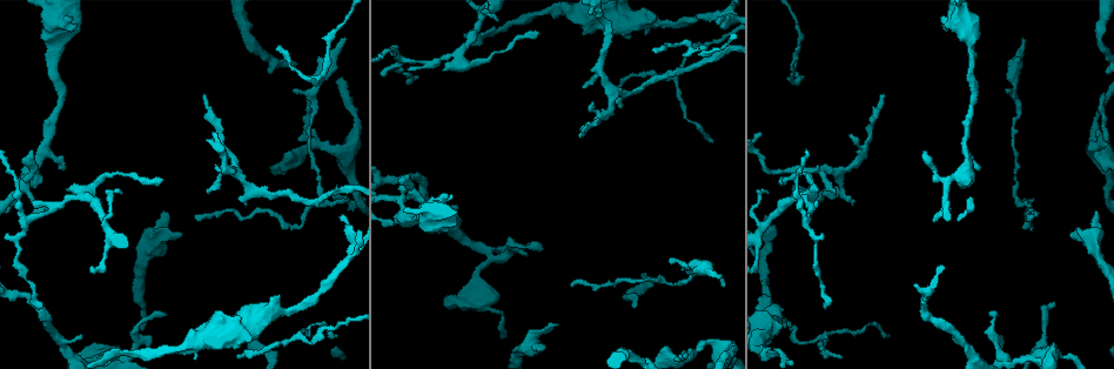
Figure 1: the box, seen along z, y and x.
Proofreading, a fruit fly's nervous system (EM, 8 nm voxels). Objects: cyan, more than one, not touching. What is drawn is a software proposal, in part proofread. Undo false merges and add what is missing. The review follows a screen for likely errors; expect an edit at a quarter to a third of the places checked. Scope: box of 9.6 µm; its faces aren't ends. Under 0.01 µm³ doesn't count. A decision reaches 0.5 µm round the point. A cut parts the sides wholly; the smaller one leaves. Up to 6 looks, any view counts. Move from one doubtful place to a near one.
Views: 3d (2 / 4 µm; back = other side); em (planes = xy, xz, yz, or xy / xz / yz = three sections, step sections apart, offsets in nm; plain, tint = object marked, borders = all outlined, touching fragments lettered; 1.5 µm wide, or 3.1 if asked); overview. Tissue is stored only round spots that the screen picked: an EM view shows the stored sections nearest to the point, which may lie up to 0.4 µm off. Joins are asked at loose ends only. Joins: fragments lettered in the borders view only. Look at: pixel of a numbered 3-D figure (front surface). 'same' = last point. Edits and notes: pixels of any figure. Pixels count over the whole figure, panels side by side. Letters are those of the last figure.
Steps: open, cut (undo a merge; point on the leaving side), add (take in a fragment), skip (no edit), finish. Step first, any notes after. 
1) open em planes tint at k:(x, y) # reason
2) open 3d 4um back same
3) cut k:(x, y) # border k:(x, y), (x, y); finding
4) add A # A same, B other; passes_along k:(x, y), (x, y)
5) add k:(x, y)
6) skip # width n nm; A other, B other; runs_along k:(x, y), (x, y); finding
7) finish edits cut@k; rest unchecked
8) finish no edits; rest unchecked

open em planes borders at 1:(302, 336) # abrupt turn

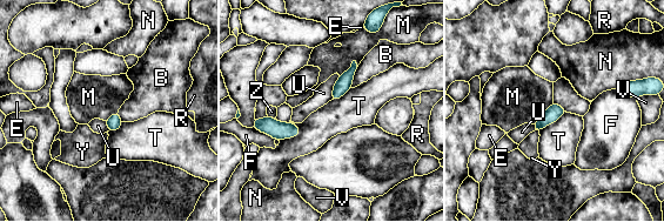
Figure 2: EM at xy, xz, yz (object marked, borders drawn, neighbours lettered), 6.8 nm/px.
skip # B other, E other, F other, M other, N other, R other, T other, U other, V other, Y other, Z other; border 2:(554, 102), (558, 103), (567, 112); all the same neuron

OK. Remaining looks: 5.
open 3d 4um at 1:(149, 339) # thin end

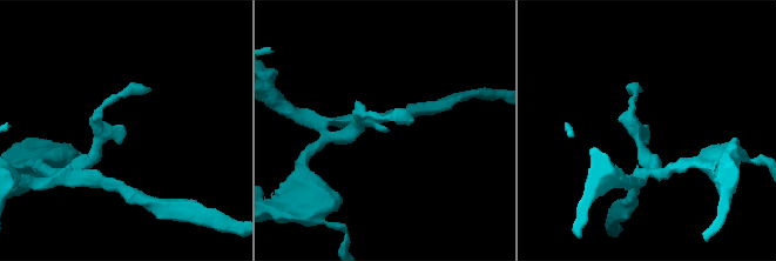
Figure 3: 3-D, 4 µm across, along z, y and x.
open em planes borders at 3:(123, 128) # now the EM

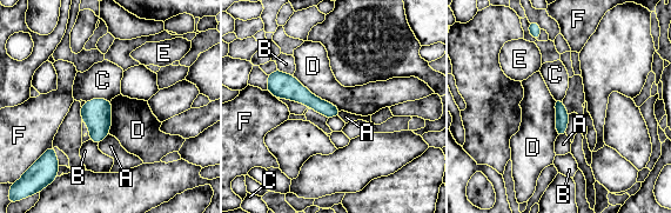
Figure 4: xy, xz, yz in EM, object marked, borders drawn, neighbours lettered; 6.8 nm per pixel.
skip # A other, B other, C other, D other, E other, F other; no lettered fragment goes on from it

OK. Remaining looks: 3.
open 3d 2um at 1:(692, 48)

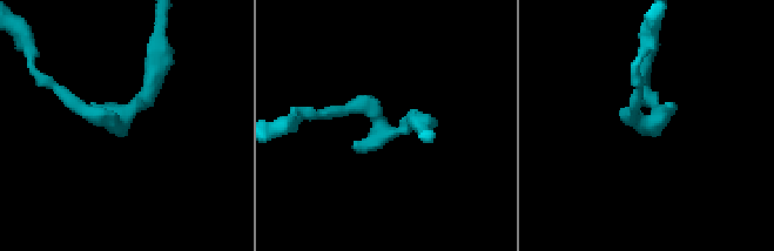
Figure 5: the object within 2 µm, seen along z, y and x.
open em xz step 8 tint at 5:(379, 125)

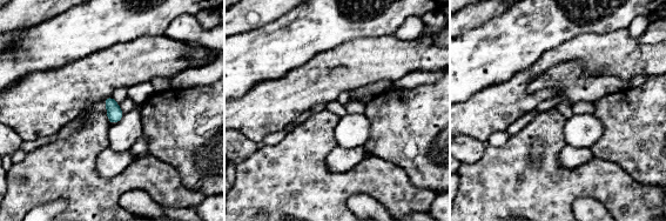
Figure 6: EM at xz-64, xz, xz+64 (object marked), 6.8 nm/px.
open em planes borders same # cut it another way

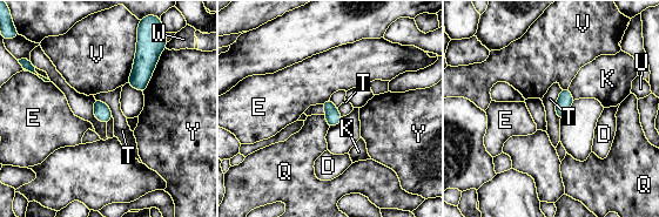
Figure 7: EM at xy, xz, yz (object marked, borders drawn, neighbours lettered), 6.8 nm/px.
skip # width 100 nm; D other, E other, K other, Q other, T other, U other, V other, W other, Y other; border 7:(562, 89), (556, 103), (559, 121); one neuron here

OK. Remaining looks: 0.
finish no edits; rest unchecked

